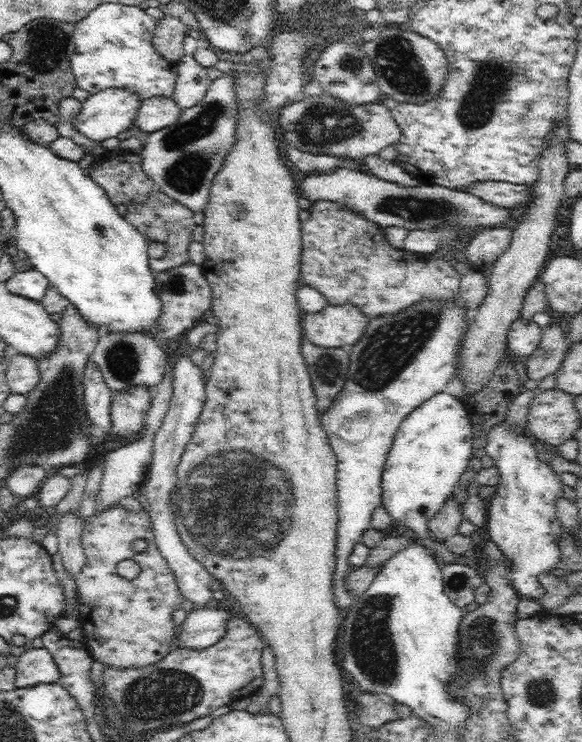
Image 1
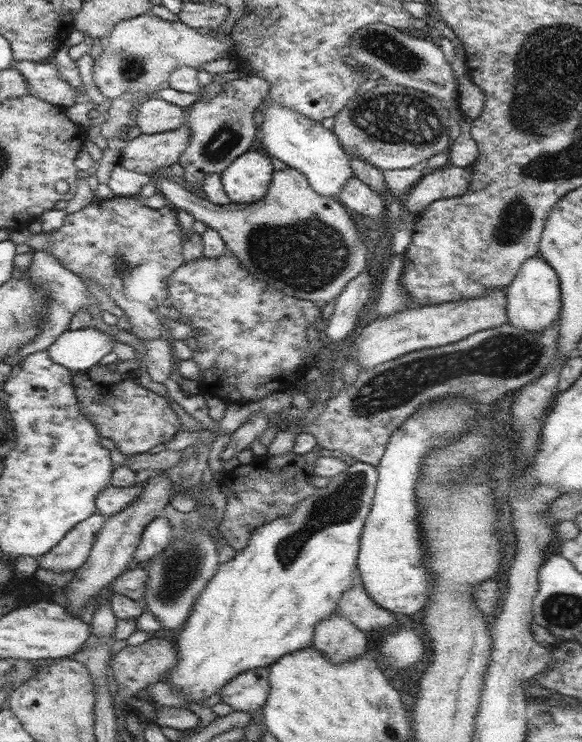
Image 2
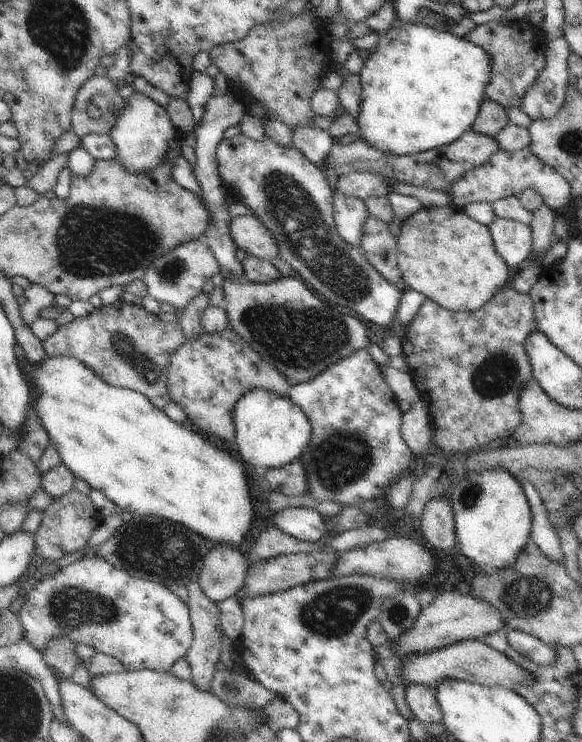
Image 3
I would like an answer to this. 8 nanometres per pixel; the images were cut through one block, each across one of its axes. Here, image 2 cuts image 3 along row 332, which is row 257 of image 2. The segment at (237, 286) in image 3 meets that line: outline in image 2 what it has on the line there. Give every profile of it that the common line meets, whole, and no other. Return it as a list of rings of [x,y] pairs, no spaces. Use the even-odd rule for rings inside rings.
[[[296,168],[274,171],[271,185],[265,197],[250,204],[230,202],[225,205],[210,202],[206,197],[201,198],[198,193],[191,193],[176,183],[169,176],[157,175],[153,183],[160,188],[161,194],[177,211],[185,210],[194,219],[203,221],[208,227],[220,234],[224,239],[227,250],[234,253],[242,266],[252,276],[263,280],[264,283],[297,299],[326,304],[334,300],[346,284],[366,270],[368,250],[354,224],[352,213],[340,200],[318,194],[308,182],[306,175]]]

